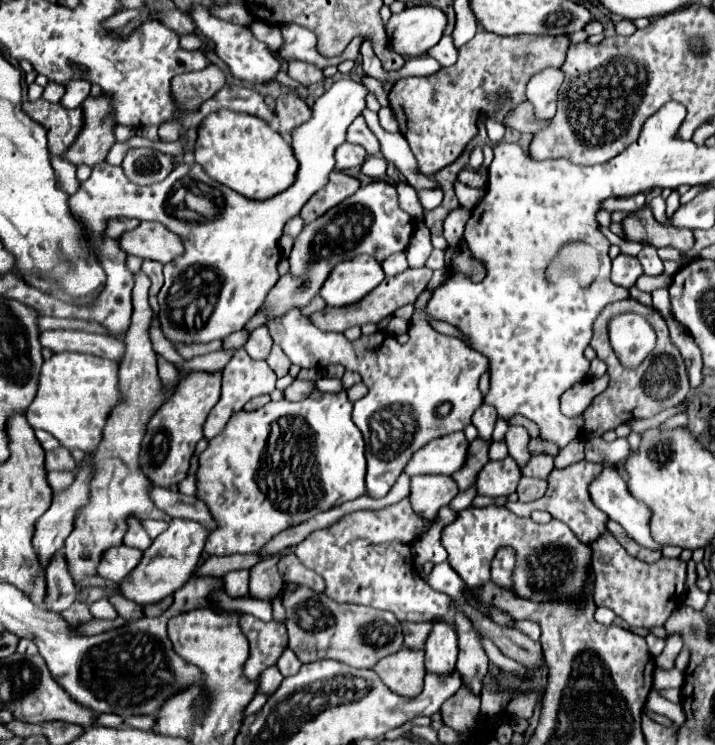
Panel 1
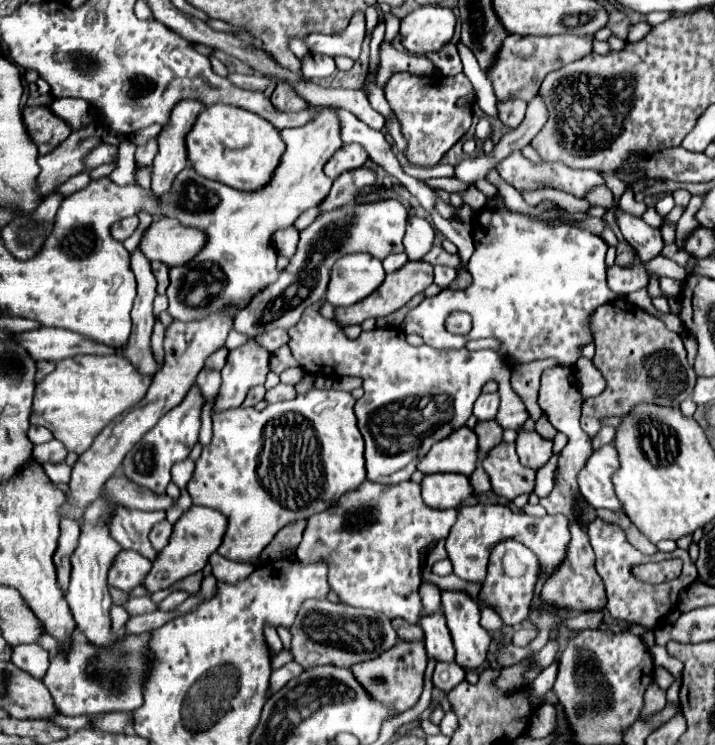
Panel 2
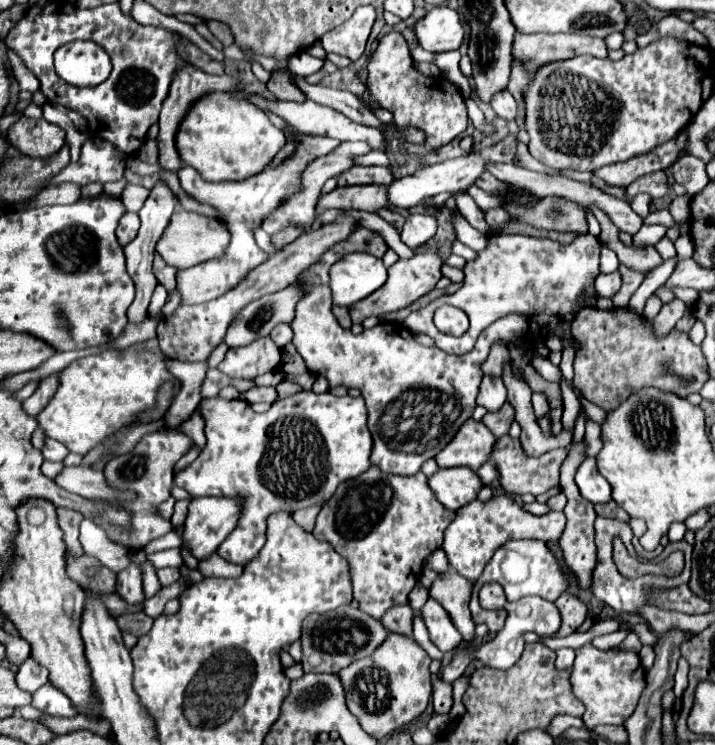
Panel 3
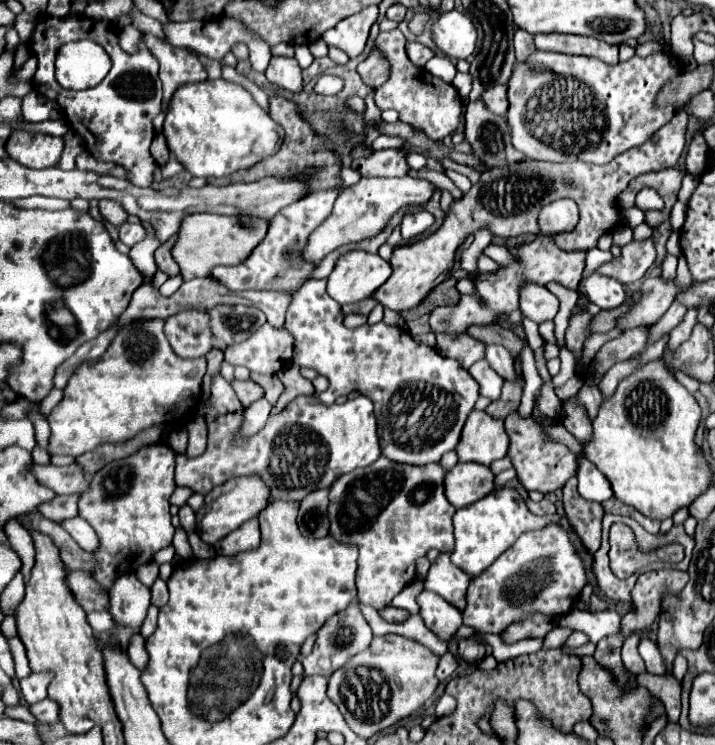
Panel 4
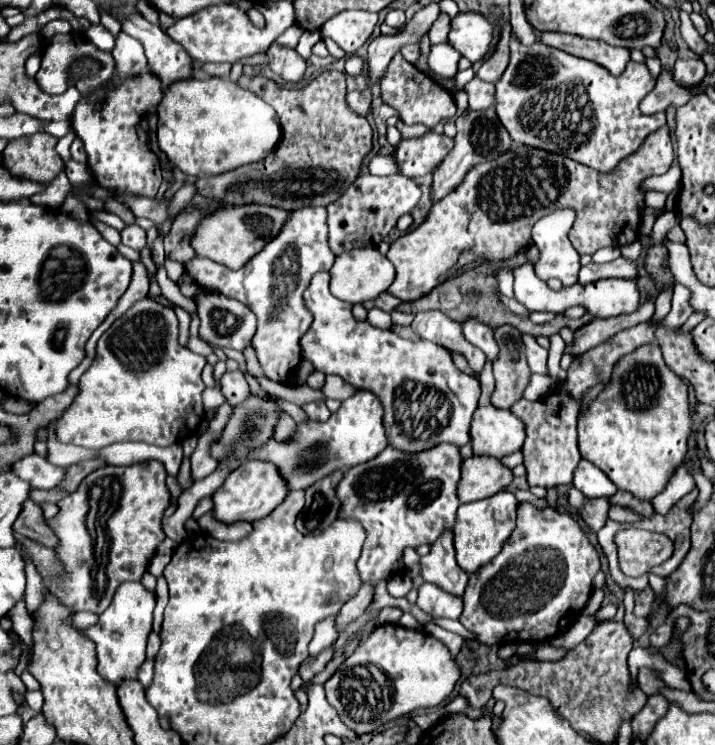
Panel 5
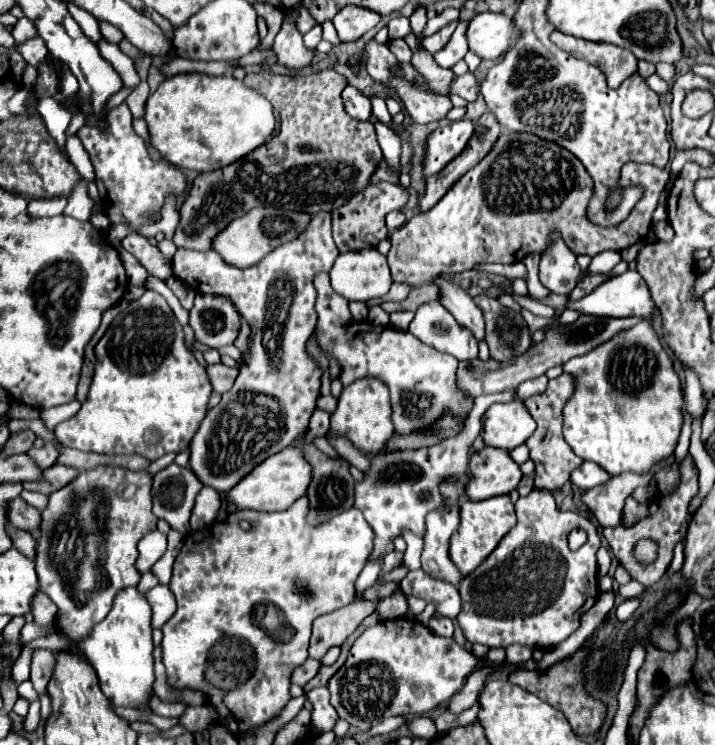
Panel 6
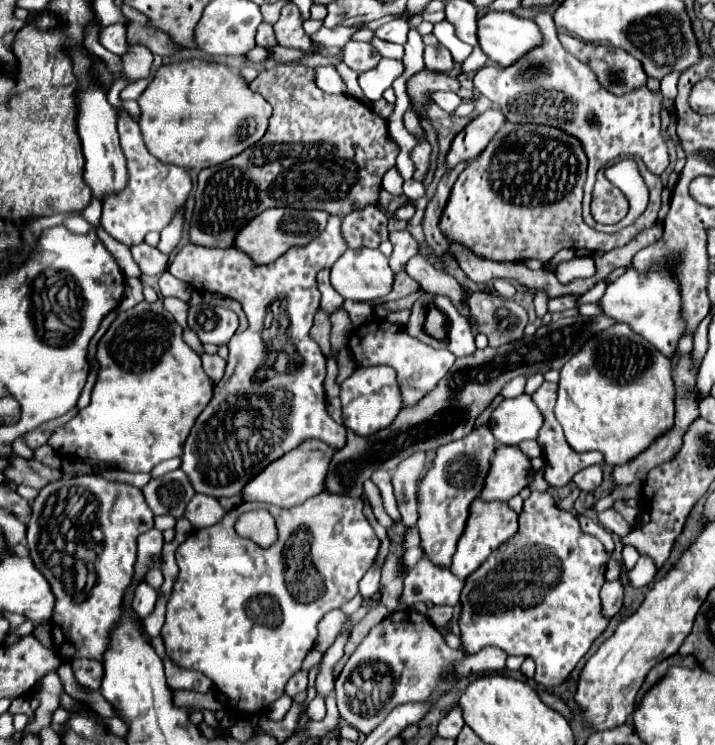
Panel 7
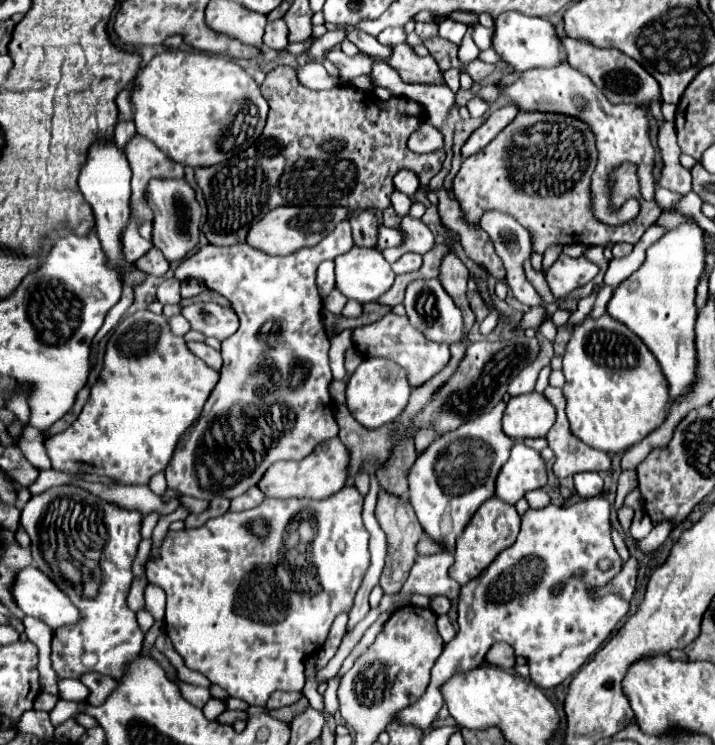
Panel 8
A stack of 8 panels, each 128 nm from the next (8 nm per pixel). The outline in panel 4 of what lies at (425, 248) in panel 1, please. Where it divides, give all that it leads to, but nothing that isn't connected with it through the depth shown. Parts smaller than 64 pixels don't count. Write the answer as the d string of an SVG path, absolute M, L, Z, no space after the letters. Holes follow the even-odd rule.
M416 210L416 212L408 212L400 224L402 228L402 238L404 240L412 240L416 236L420 236L422 232L426 232L432 224L434 224L434 216L428 210Z

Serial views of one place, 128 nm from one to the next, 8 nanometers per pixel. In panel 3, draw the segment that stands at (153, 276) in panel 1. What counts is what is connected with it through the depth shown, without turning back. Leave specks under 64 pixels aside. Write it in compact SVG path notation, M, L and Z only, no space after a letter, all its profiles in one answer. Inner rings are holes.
M160 256L154 258L154 274L158 278L158 282L166 288L168 294L172 294L176 290L176 268L168 266Z

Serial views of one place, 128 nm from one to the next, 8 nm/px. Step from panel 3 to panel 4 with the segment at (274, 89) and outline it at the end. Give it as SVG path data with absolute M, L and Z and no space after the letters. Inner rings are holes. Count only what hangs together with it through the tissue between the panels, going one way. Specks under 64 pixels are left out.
M272 58L266 70L266 78L292 94L302 92L302 70L296 58Z

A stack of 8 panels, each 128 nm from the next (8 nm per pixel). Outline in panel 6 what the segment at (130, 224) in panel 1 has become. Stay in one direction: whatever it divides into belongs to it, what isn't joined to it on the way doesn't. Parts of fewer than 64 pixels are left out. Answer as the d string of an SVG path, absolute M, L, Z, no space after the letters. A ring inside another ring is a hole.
M128 234L128 236L122 240L122 246L124 246L130 254L134 254L134 256L140 260L140 264L142 264L148 272L152 272L154 276L158 276L158 278L162 278L162 280L166 280L166 278L172 276L170 264L162 258L160 250L148 242L148 238L144 238L144 236L140 236L140 234Z

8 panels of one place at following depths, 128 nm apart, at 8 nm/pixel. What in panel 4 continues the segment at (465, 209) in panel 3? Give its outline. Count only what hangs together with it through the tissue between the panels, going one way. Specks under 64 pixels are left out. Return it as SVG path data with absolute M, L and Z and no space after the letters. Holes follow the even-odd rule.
M410 169L408 171L408 175L418 177L423 176L423 178L430 180L430 182L432 182L438 189L447 189L452 194L455 200L462 197L462 192L443 172L437 172L430 169L421 169L420 171Z

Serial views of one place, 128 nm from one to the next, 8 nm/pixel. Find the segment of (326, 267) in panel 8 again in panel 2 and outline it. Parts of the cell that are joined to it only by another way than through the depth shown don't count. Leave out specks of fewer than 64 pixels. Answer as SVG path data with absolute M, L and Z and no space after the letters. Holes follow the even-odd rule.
M320 302L304 310L304 316L300 318L300 322L288 330L290 350L292 350L292 356L298 360L300 368L306 370L308 374L322 370L322 374L328 376L332 374L332 368L334 368L334 372L338 374L362 376L364 396L356 402L354 412L358 418L358 428L366 444L364 456L366 456L366 470L368 470L370 482L394 486L404 480L410 480L412 472L416 470L418 460L428 452L428 448L436 444L438 440L446 438L456 428L462 428L466 424L466 420L472 416L472 406L480 394L480 388L488 380L495 380L499 385L500 405L496 414L496 422L503 429L516 430L530 417L524 403L517 394L514 394L510 386L510 370L506 368L502 358L494 350L470 352L466 348L438 350L428 344L410 346L404 334L398 332L396 328L374 328L370 332L362 332L356 340L350 340L344 336L342 328L334 320L326 320L318 314L318 306Z

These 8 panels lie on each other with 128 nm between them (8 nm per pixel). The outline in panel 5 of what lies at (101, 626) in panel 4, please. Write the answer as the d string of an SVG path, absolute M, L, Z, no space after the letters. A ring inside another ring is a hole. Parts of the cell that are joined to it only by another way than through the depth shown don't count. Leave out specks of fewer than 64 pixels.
M76 612L72 616L72 620L74 620L74 626L80 628L80 630L86 630L88 626L98 624L98 616L96 614L90 614L90 612Z

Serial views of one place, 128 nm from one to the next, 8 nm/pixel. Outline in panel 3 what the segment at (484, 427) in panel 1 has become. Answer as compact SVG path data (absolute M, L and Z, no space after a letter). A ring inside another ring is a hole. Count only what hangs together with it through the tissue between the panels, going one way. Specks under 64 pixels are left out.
M484 376L476 404L482 406L482 408L486 408L488 412L496 412L496 410L502 408L504 402L506 402L506 388L504 388L504 382L502 382L500 378Z

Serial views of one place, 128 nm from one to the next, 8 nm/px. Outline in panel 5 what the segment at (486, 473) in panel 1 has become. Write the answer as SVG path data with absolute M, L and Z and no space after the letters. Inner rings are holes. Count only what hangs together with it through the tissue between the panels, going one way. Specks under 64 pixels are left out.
M676 284L674 286L674 298L672 298L672 310L664 320L660 320L658 324L644 322L644 324L628 328L624 332L618 332L616 336L612 336L612 340L588 350L584 354L584 358L578 360L578 364L572 364L570 370L568 370L568 380L562 388L558 388L556 392L548 394L542 400L536 400L536 402L522 398L510 408L510 412L514 416L518 416L524 422L524 428L526 428L526 440L522 444L522 454L524 454L524 466L526 466L526 480L528 480L530 486L556 488L556 486L572 484L574 470L580 462L576 420L578 420L578 402L580 402L582 394L590 386L594 386L598 380L608 382L608 378L612 374L612 366L616 364L616 360L620 360L620 356L630 354L632 348L640 348L642 344L654 342L656 340L654 334L660 326L666 326L666 328L682 326L688 320L688 316L692 314L688 300L690 300L688 288L682 286L682 284Z

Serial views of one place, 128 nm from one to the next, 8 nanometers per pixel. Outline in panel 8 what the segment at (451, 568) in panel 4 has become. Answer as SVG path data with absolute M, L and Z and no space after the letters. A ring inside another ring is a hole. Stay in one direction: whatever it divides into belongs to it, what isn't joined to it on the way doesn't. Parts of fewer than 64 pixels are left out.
M500 402L484 416L472 420L472 424L464 424L464 428L448 432L448 436L436 438L410 468L410 504L426 536L438 542L444 550L454 550L456 538L462 534L472 514L484 500L492 498L494 480L510 456L514 440L504 436L500 428L504 408L506 404Z

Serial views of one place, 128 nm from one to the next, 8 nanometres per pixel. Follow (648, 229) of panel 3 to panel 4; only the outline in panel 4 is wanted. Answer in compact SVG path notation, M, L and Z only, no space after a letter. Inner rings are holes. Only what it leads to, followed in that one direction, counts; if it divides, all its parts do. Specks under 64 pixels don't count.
M654 238L632 240L622 248L622 260L614 258L606 266L598 268L598 274L616 278L622 284L634 284L648 272L654 260L656 260Z

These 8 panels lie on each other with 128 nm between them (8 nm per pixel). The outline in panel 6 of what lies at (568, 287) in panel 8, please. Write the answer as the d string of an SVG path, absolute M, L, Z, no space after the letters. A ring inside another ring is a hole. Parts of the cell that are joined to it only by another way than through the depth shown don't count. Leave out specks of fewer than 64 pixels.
M612 250L600 252L592 258L592 264L590 264L588 272L610 272L620 260L622 260L620 252L612 252Z

